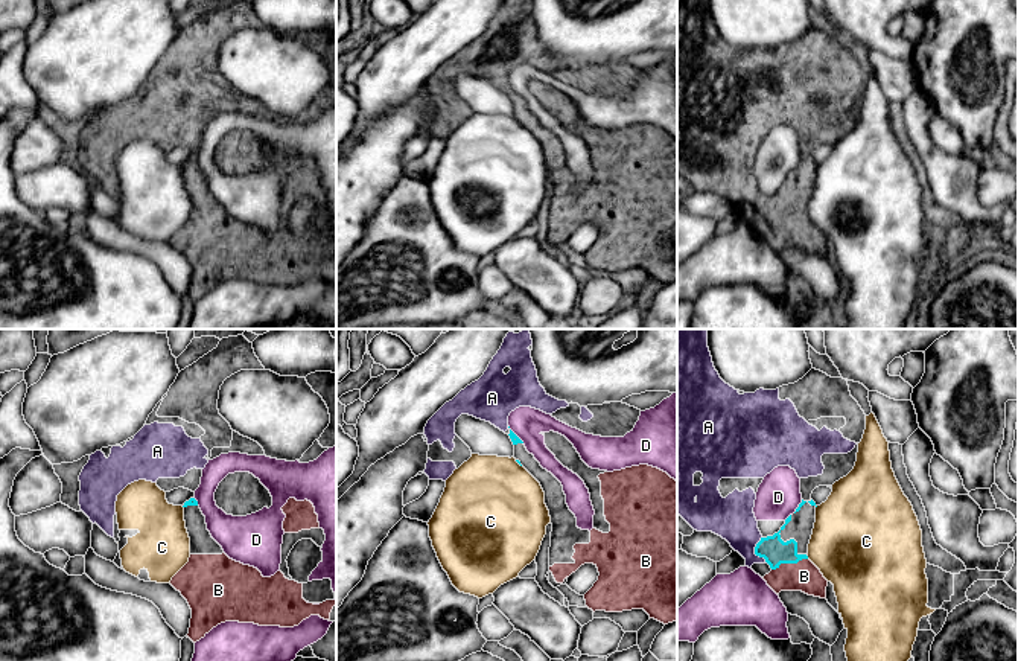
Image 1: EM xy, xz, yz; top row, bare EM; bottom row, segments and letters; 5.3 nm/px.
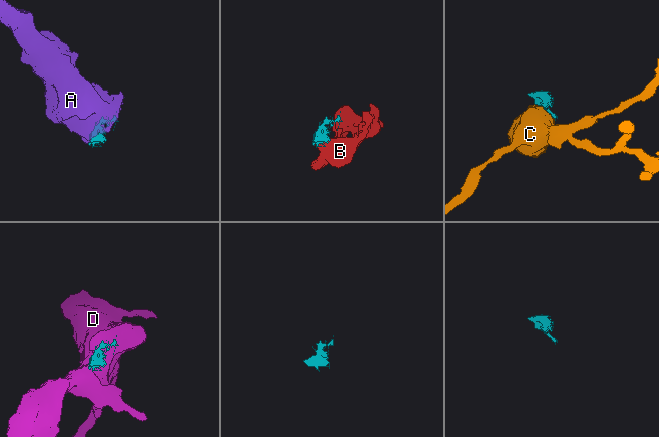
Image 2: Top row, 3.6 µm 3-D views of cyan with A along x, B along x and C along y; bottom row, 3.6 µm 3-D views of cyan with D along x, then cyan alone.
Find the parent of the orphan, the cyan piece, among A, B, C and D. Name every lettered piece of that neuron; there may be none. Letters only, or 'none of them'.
A, B

